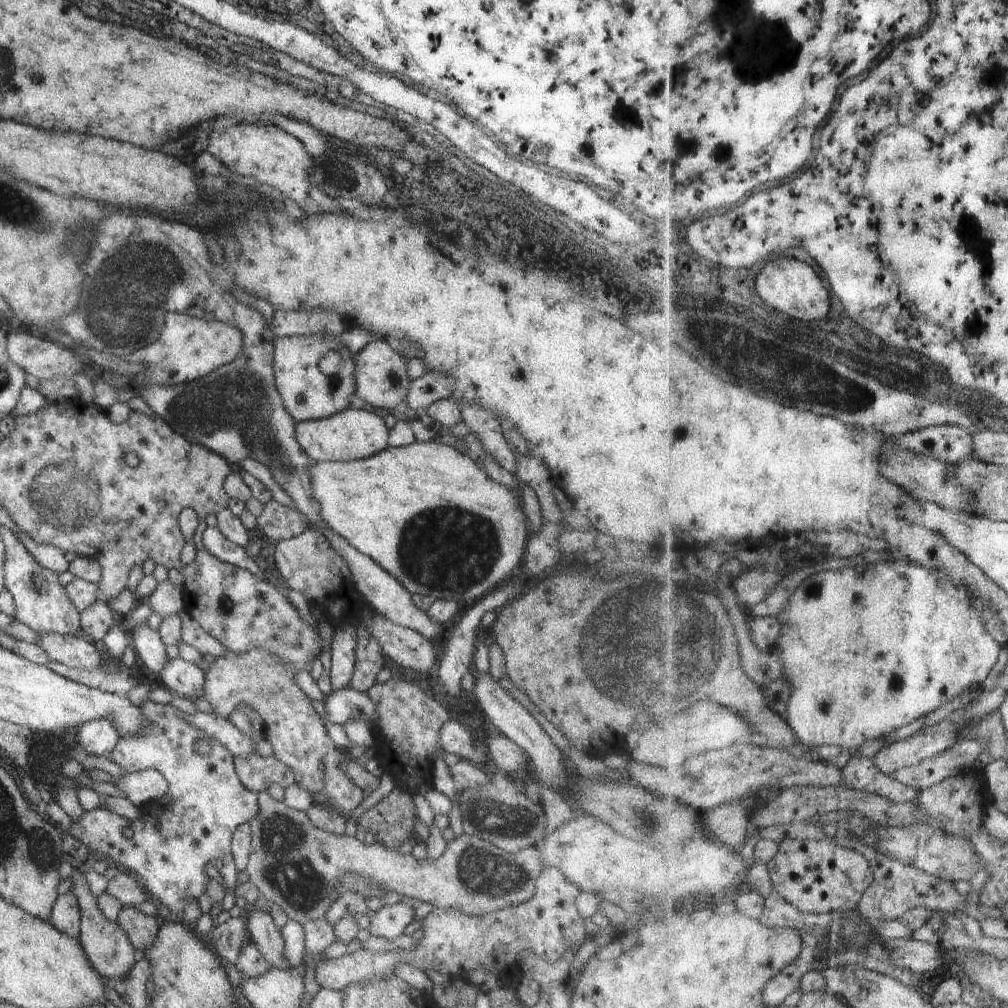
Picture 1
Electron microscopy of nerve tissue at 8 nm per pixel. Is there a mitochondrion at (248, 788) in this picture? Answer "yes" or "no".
no

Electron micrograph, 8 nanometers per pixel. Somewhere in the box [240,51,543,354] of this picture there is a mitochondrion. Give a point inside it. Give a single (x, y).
(338, 174)

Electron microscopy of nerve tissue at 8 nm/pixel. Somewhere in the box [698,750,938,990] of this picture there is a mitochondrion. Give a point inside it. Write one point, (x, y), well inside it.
(841, 936)

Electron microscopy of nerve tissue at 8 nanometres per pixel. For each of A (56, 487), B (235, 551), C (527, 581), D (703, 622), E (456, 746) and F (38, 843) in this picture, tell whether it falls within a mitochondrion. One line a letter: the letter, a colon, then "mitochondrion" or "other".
A: mitochondrion
B: other
C: other
D: mitochondrion
E: other
F: mitochondrion

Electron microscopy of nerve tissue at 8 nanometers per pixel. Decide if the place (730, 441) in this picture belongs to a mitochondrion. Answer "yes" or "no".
no

